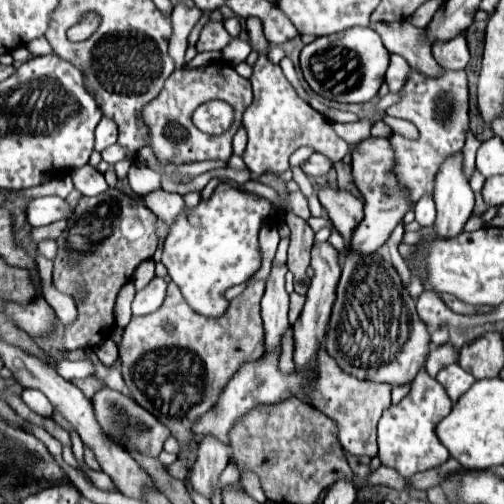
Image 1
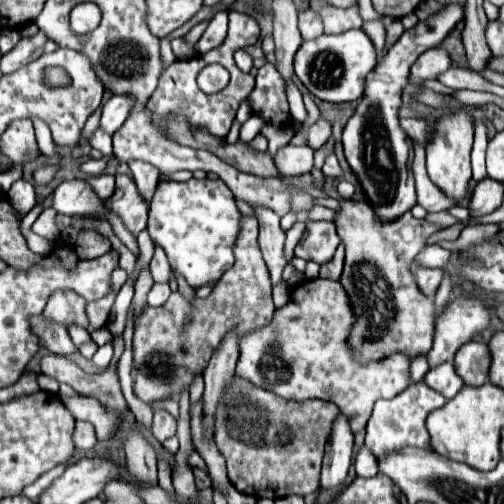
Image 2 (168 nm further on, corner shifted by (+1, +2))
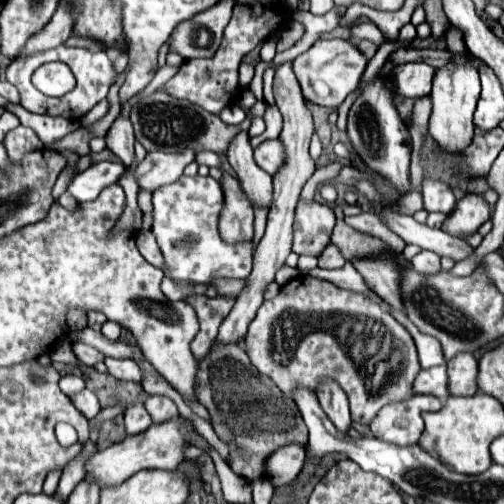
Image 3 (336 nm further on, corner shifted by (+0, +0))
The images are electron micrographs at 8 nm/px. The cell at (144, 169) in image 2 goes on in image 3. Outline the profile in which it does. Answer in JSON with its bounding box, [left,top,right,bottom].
[106,117,136,167]

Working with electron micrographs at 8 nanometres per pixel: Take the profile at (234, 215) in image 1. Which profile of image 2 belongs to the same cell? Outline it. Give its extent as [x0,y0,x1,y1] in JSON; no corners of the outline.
[147,179,241,289]

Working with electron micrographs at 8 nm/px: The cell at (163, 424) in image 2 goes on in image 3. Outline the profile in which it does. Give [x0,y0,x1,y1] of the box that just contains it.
[144,395,178,423]

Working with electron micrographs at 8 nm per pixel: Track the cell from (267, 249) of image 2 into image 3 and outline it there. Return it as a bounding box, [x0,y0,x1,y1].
[228,135,272,209]

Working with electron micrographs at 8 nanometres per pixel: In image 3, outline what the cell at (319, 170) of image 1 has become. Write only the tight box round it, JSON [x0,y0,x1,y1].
[254,141,286,175]

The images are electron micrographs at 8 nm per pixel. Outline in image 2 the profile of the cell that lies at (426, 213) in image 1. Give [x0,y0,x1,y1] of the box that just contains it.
[413,141,453,213]

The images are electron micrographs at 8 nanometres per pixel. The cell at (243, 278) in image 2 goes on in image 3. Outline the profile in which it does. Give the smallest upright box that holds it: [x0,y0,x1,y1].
[220,175,254,243]

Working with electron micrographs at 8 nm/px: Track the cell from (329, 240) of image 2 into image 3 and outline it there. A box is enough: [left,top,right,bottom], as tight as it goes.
[294,203,336,257]

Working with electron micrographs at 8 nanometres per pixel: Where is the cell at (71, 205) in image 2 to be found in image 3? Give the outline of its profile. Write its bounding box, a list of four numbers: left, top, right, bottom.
[66,161,126,203]

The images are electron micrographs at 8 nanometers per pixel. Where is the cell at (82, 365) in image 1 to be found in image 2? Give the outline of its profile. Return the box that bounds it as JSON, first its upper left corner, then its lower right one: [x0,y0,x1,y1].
[91,341,113,369]

